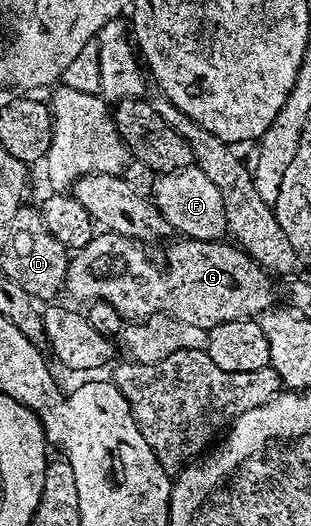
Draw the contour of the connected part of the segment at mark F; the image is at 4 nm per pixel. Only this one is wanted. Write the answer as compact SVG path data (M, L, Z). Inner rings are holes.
M196 165L168 175L159 175L155 182L153 198L157 209L169 221L172 232L180 236L219 241L228 234L225 201L222 200L221 192Z

